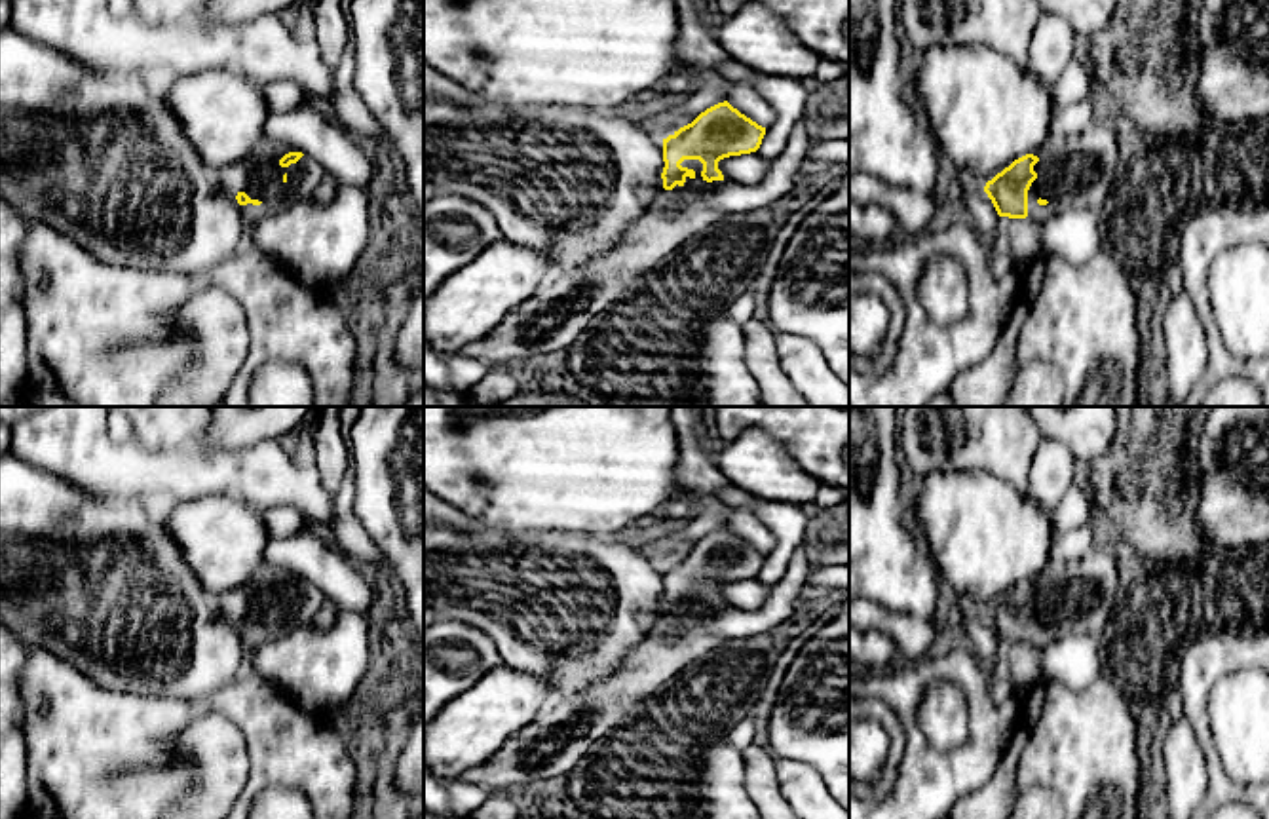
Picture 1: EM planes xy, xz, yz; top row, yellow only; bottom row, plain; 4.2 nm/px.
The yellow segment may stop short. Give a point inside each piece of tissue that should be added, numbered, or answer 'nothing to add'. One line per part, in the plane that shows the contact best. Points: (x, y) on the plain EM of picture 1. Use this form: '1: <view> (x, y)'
1: xz (553, 743)

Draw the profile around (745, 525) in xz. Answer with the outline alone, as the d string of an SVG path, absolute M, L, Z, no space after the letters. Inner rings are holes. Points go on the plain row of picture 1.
M747 509L729 511L728 528L766 555L775 547L773 532Z

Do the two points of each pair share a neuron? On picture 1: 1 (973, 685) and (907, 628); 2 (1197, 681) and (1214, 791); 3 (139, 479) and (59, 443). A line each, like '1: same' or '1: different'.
1: different
2: same
3: same

